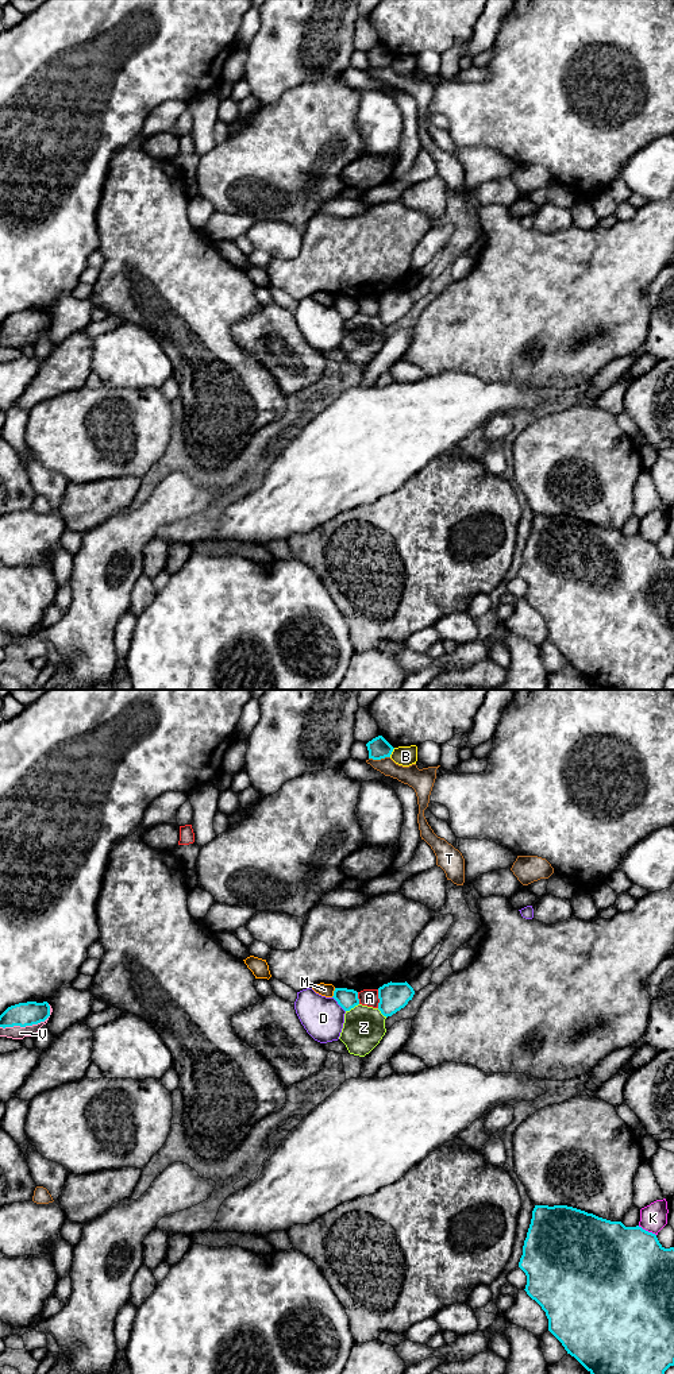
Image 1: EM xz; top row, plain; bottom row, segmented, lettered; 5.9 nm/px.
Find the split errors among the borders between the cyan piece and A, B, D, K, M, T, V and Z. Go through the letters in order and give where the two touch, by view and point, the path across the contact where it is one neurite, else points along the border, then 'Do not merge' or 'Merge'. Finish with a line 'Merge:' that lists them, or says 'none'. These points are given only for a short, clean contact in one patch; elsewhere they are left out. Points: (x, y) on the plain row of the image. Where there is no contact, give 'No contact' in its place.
A: Touches cyan at xz (378, 307). Do not merge
B: Touches cyan at xz (392, 60). Do not merge
D: Touches cyan at xz (338, 312). Do not merge
K: Touches cyan at xz (647, 540). Do not merge
M: Touches cyan at xz (334, 301). Do not merge
T: Touches cyan at xz (378, 68). Do not merge
V: Touches cyan at xz (29, 334). Do not merge
Z: Touches cyan at xz (351, 316). Do not merge
Merge: none

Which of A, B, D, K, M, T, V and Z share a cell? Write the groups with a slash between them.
A / B / D / K M / T / V / Z

